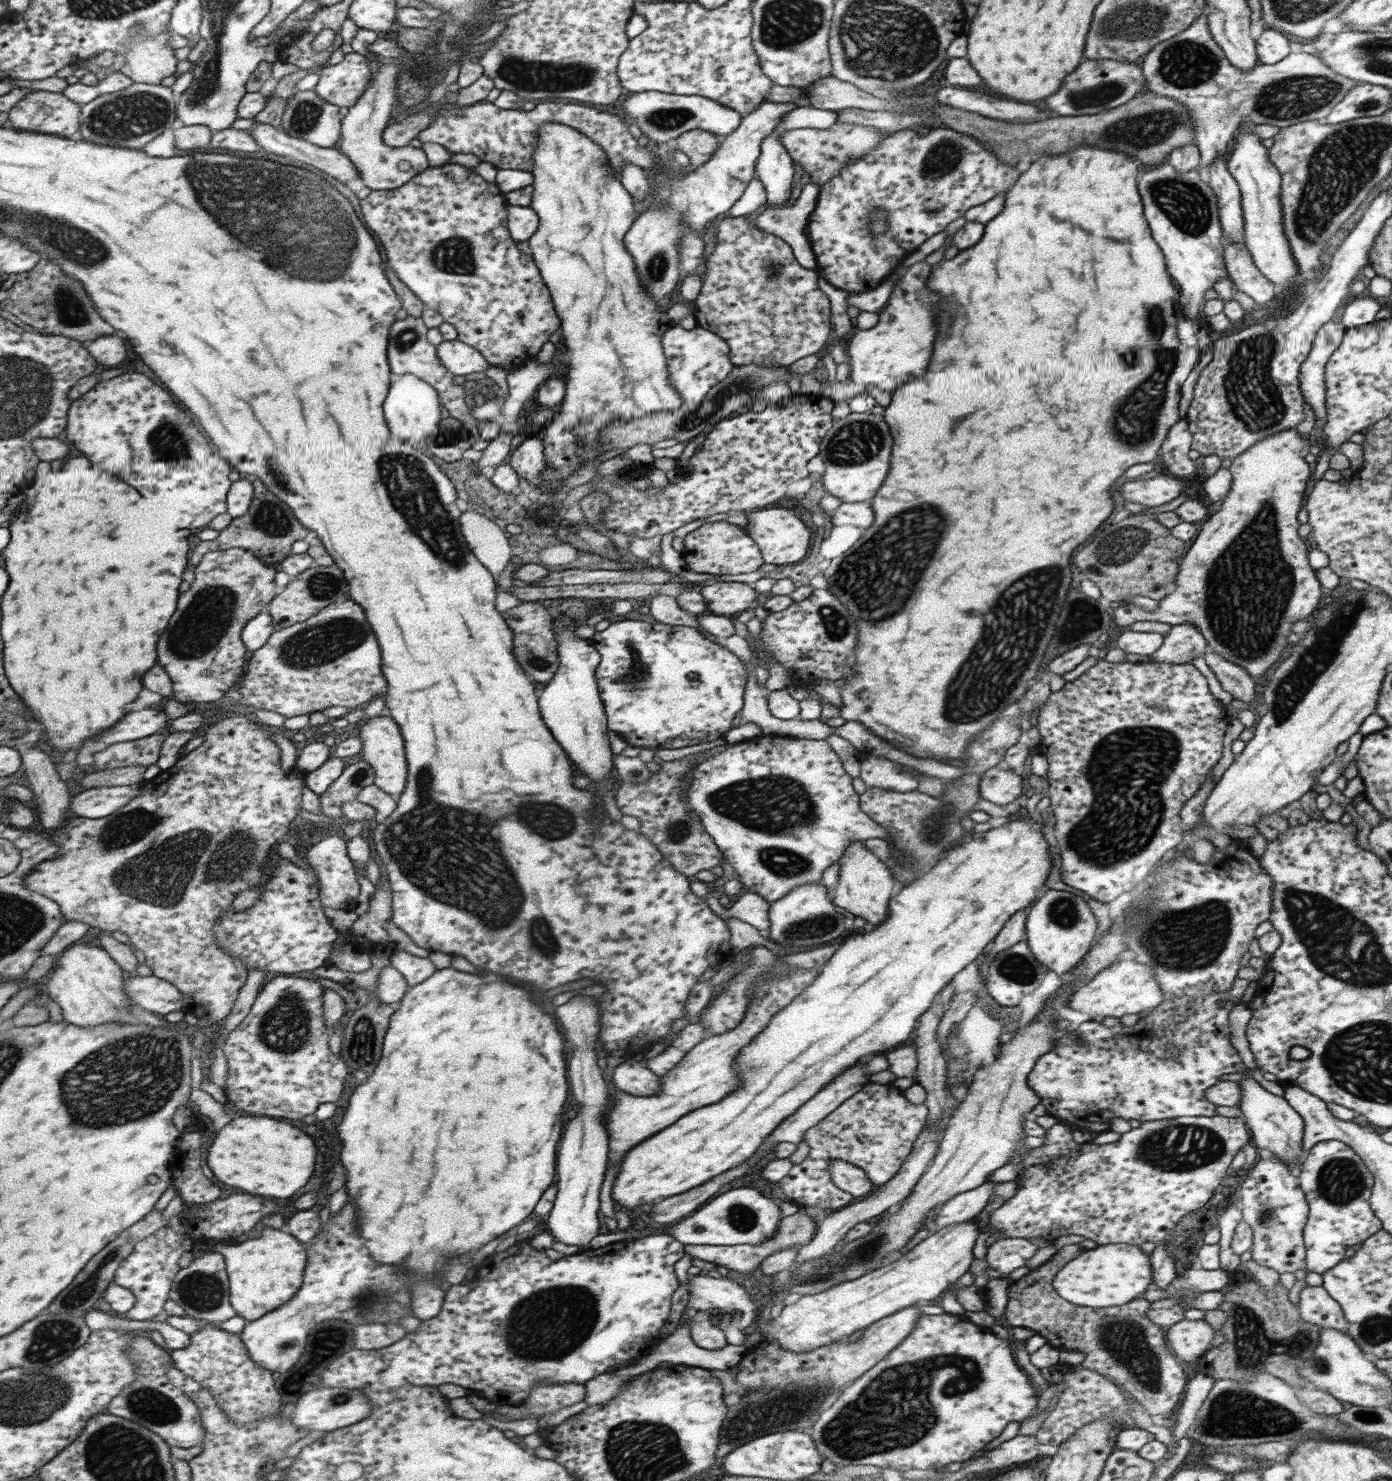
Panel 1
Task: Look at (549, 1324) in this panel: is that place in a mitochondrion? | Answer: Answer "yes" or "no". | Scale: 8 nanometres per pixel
yes

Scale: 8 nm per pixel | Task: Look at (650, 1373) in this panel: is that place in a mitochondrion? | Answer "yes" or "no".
no

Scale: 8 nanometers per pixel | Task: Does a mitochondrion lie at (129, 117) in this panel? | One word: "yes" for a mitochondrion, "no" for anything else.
yes

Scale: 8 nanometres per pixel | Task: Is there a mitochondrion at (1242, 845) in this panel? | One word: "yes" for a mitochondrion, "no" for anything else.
no

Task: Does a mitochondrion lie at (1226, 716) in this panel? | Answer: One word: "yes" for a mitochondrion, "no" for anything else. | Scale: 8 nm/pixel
no

